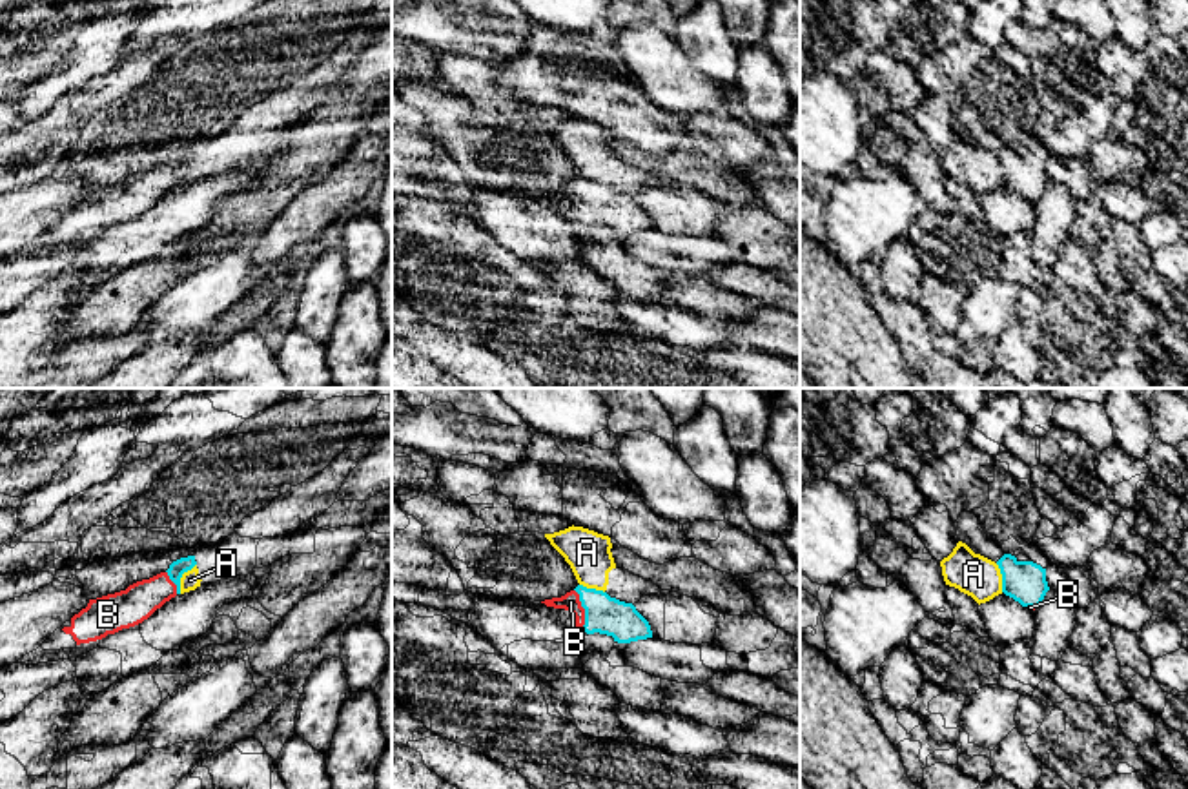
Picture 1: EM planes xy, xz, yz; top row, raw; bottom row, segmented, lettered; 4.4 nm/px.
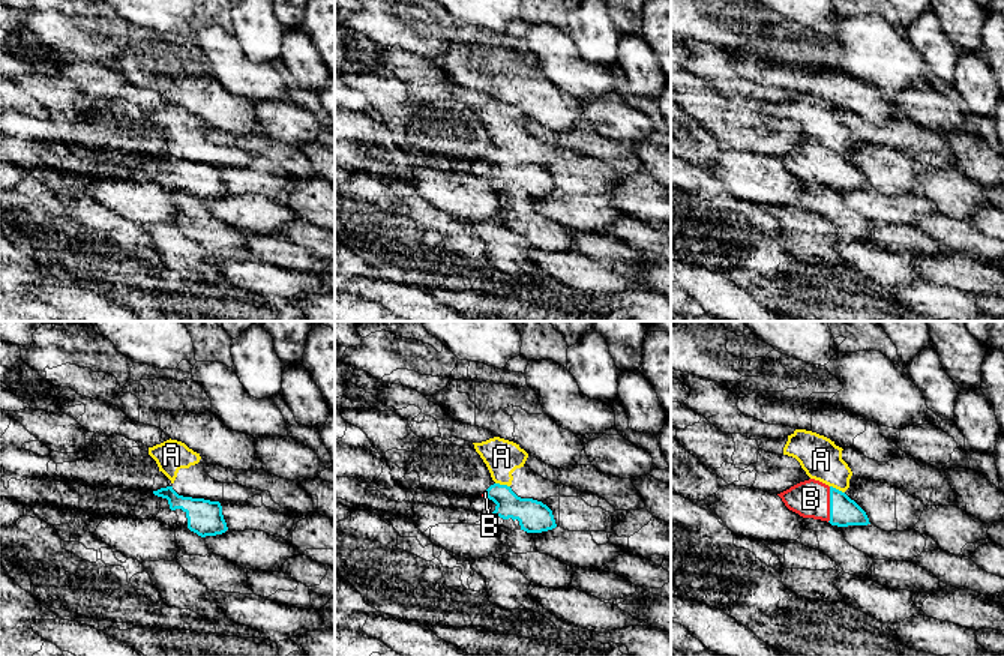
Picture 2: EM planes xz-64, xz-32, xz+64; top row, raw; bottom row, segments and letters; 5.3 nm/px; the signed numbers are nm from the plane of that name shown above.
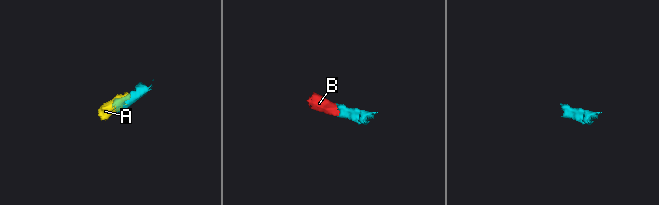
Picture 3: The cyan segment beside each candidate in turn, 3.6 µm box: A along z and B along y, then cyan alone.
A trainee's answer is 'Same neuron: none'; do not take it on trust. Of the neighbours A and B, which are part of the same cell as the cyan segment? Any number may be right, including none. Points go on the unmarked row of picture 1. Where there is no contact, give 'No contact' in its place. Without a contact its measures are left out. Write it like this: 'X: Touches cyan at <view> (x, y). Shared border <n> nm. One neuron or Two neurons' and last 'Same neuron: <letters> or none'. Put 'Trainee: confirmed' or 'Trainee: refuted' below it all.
A: Touches cyan at xy (181, 168). Shared border 150 nm. Two neurons
B: Touches cyan at xz (583, 199). Shared border 190 nm. One neuron
Same neuron: B
Trainee: refuted

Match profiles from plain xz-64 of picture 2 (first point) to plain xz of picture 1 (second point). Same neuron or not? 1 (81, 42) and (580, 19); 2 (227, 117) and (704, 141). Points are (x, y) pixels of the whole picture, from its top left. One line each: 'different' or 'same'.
1: different
2: different

